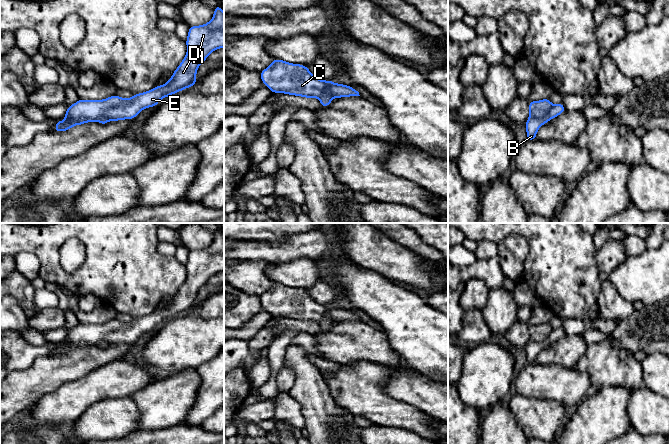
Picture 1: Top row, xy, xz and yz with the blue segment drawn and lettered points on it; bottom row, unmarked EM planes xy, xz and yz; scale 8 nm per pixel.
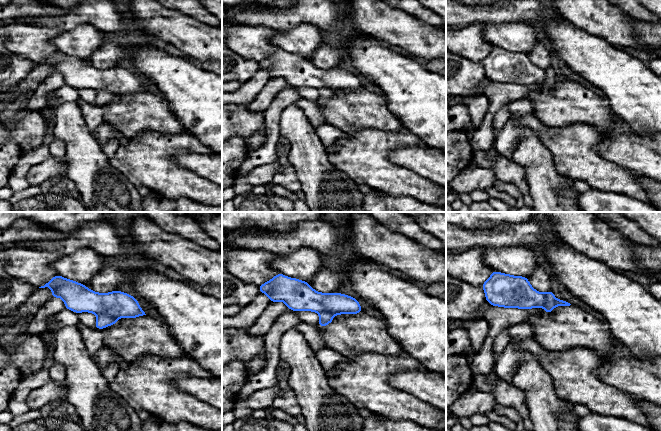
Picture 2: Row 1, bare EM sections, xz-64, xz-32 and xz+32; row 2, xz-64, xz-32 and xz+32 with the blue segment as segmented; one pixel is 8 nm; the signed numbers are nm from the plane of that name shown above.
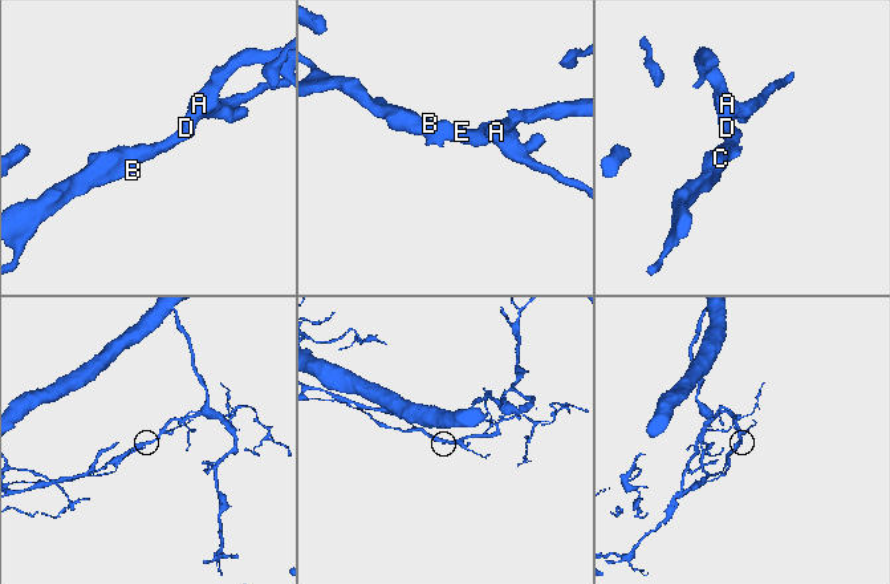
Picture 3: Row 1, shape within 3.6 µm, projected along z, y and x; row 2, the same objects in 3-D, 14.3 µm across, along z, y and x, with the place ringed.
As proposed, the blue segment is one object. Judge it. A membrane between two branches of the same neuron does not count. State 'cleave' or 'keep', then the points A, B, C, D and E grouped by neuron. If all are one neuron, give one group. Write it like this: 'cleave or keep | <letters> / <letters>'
keep | A B C D E

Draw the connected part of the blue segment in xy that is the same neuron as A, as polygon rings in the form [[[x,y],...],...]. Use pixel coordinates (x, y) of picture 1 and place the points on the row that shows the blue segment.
[[[217,5],[213,18],[204,25],[190,26],[186,40],[187,53],[167,83],[134,94],[125,99],[117,95],[103,100],[82,100],[70,105],[64,121],[57,121],[55,130],[63,132],[75,125],[98,121],[104,125],[111,121],[134,119],[145,108],[155,107],[164,97],[196,85],[196,73],[210,53],[224,48],[224,11]]]

